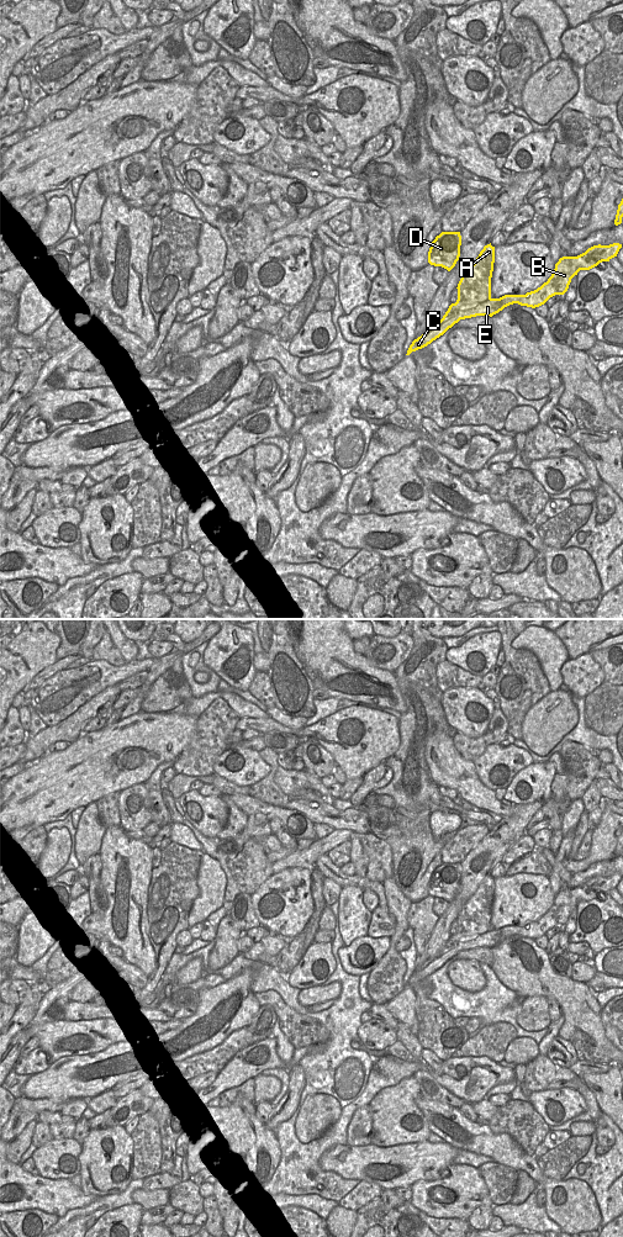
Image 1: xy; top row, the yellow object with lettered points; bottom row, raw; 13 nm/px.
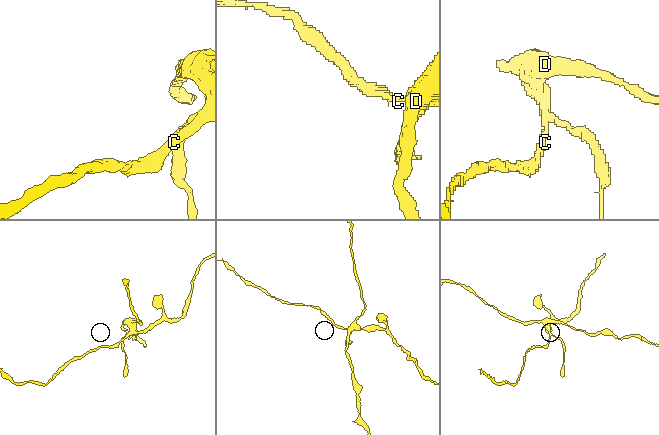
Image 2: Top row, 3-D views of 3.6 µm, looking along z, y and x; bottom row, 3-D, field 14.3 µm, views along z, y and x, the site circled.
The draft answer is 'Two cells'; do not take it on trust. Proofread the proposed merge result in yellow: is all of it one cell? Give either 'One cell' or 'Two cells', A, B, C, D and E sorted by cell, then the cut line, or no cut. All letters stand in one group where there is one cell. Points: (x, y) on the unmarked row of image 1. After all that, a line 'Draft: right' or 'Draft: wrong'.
Two cells. Groups: A D / B C E. Split along xy (491, 930), (476, 935), (464, 934), (450, 940)
Draft: right

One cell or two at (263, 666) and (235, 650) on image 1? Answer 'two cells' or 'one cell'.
two cells

